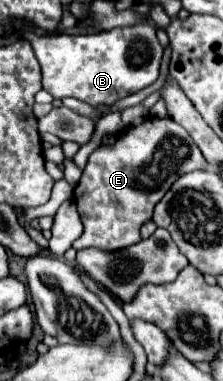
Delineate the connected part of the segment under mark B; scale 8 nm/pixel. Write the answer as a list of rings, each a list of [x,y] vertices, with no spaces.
[[[146,20],[98,32],[38,36],[36,32],[26,30],[22,36],[32,42],[42,66],[42,88],[54,98],[74,96],[94,108],[98,104],[110,106],[116,100],[154,84],[160,74],[162,46],[156,38],[156,26]]]

